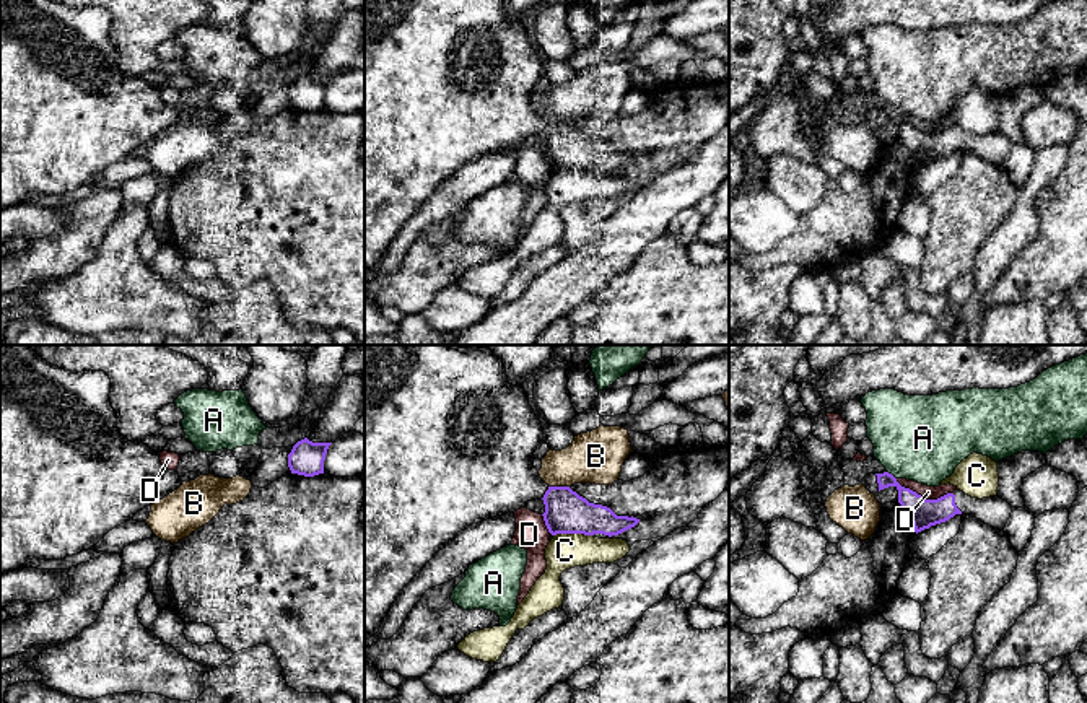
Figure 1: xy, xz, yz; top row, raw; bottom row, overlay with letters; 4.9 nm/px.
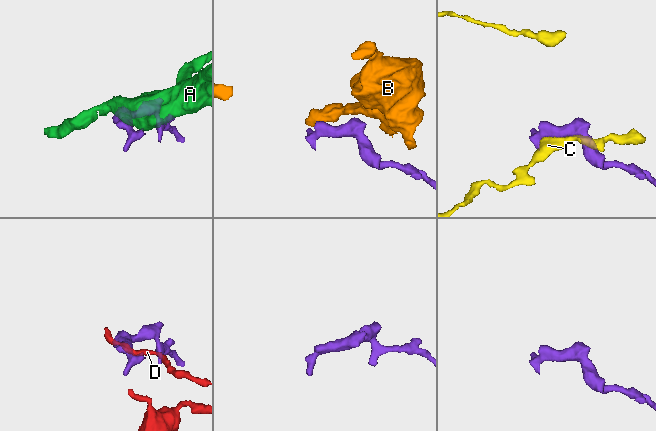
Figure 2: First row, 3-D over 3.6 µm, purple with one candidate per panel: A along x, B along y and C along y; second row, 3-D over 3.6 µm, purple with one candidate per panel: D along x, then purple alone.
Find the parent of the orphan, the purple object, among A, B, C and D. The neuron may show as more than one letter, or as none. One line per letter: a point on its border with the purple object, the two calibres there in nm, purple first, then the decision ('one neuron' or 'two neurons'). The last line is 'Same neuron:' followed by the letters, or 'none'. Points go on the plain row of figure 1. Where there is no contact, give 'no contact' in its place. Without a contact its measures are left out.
A: yz (892, 111) | 140/420 nm | two neurons
B: xz (558, 122) | 200/260 nm | two neurons
C: xz (573, 168) | 200/180 nm | two neurons
D: yz (923, 132) | 140/60 nm | two neurons
Same neuron: none

